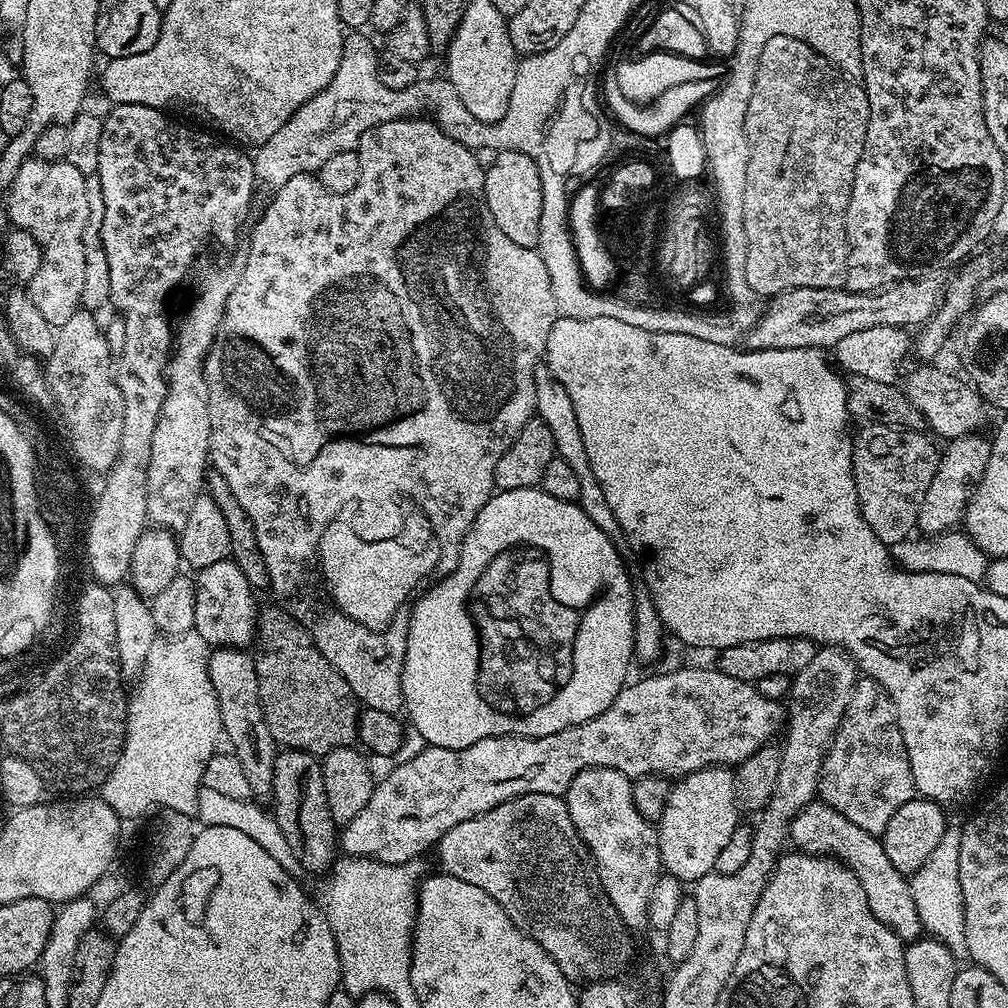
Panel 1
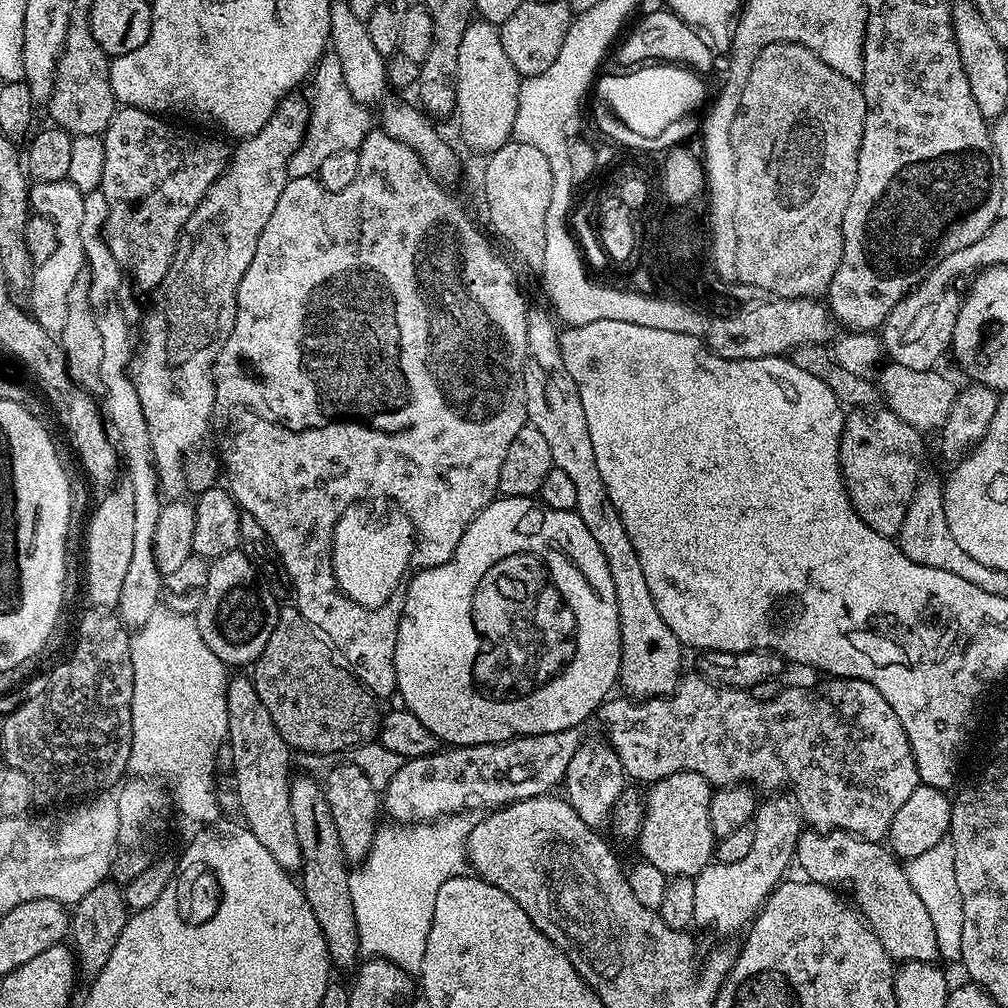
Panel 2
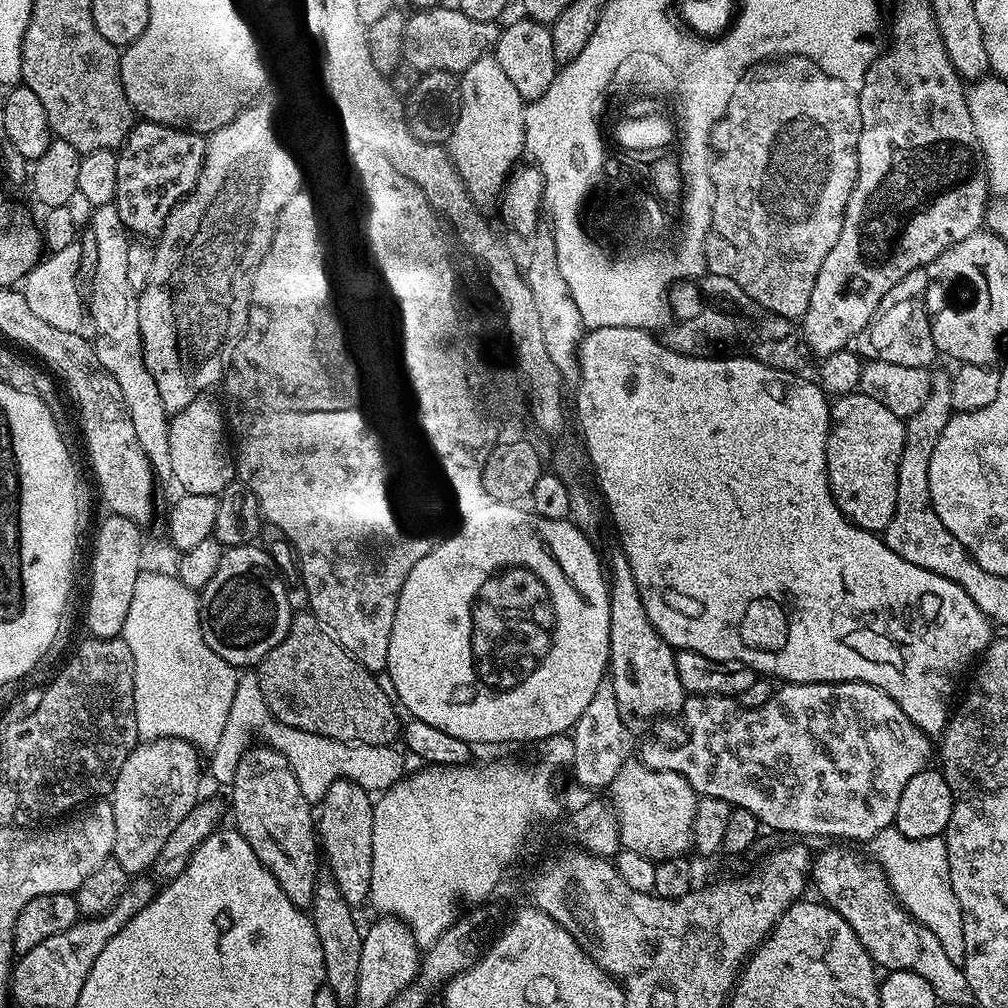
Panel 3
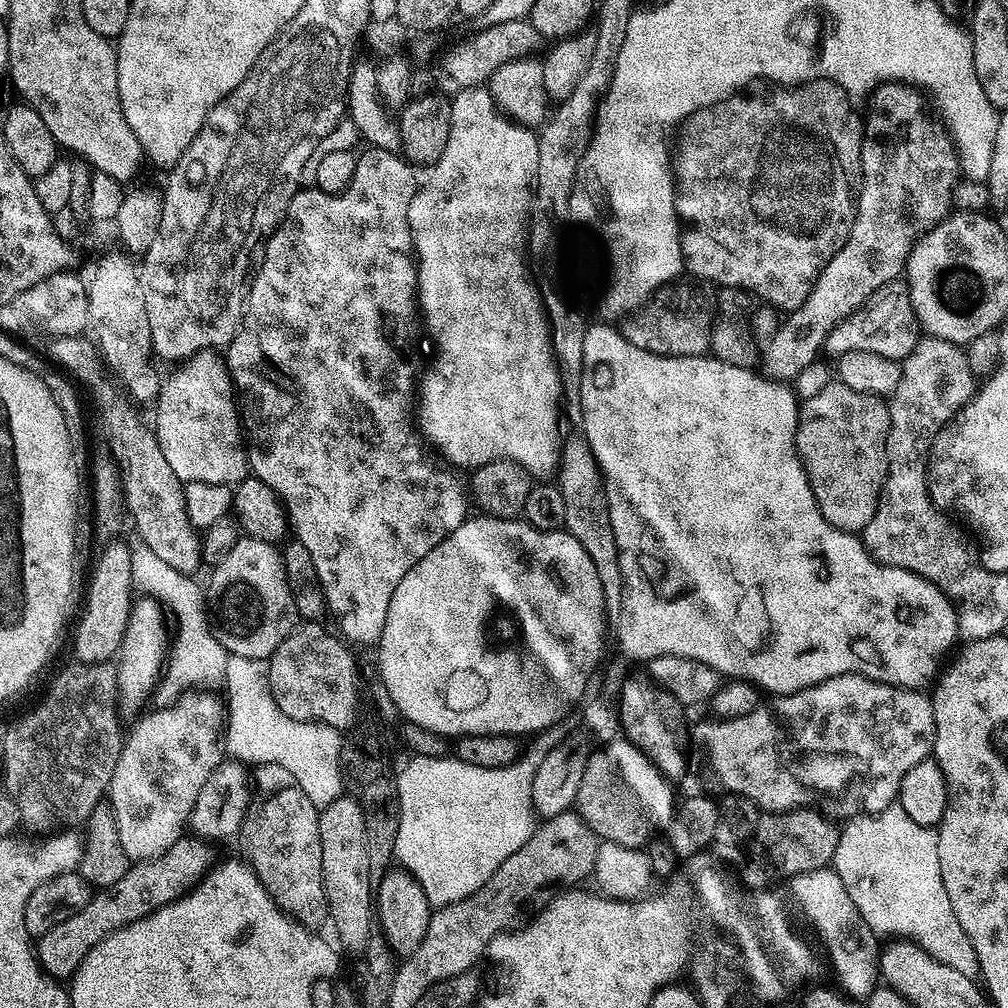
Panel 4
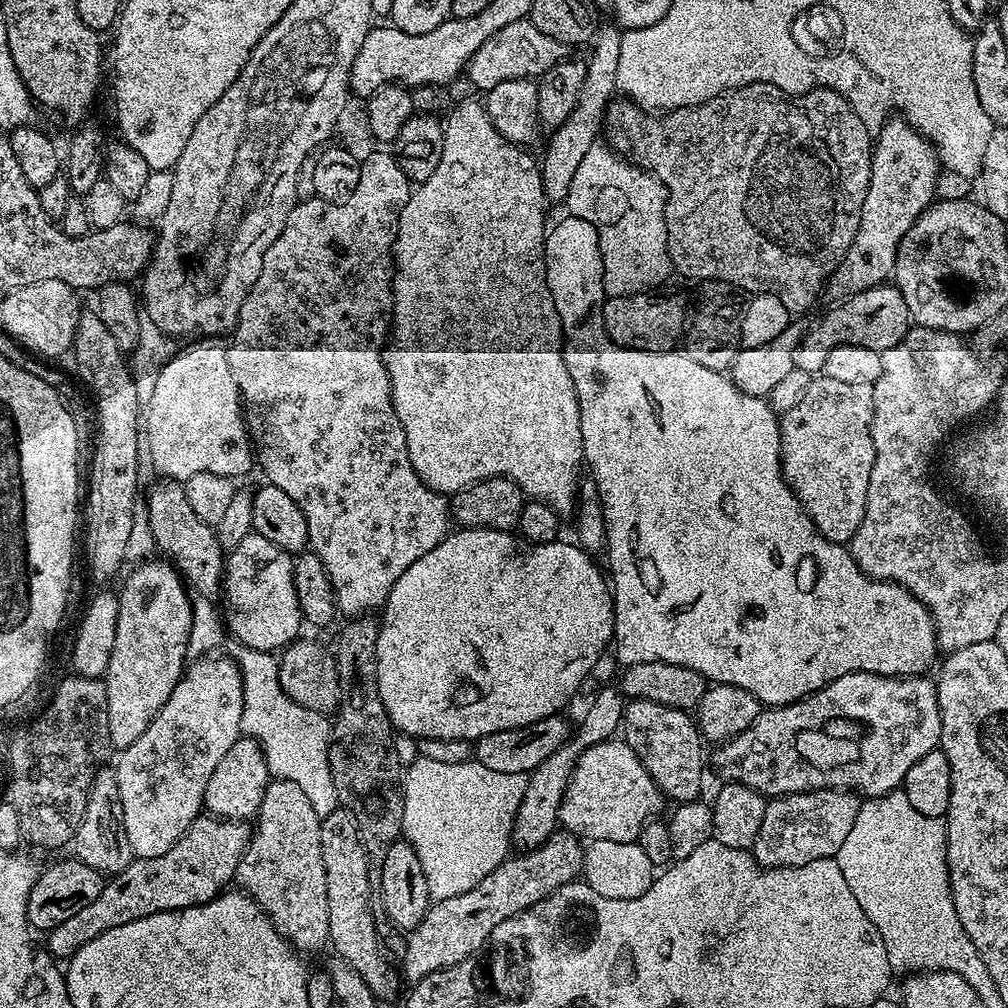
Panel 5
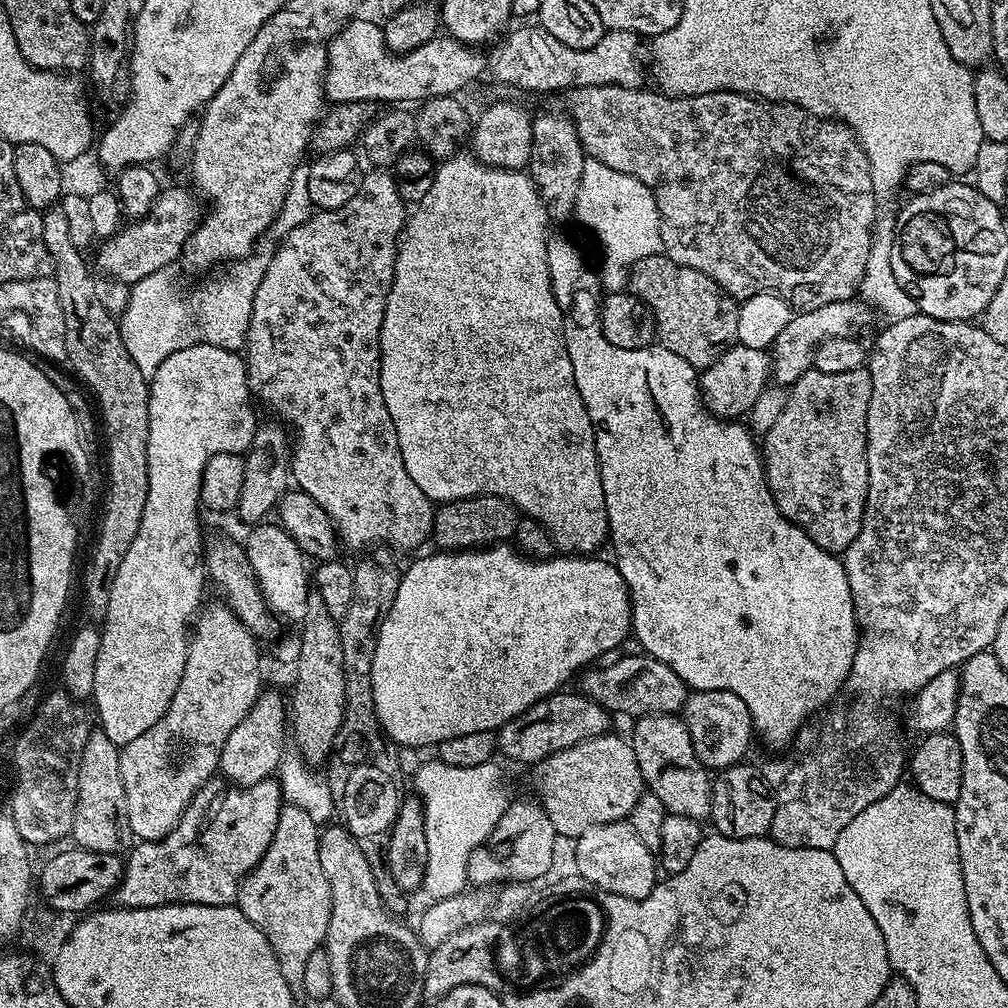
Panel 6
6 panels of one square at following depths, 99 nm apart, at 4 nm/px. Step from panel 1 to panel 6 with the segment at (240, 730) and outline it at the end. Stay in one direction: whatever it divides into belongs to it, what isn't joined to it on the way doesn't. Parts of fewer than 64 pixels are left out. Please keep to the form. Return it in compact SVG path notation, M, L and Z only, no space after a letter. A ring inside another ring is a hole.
M285 803L278 814L278 830L274 830L274 838L270 842L270 846L266 850L266 854L262 854L262 858L255 864L251 872L245 876L240 884L240 889L234 901L235 907L242 910L242 914L246 914L246 918L250 918L250 922L254 922L254 926L258 926L258 930L262 930L262 934L266 938L266 942L270 942L270 946L274 950L274 954L278 958L278 966L282 970L282 978L286 978L286 982L293 990L302 989L302 977L306 970L306 961L310 958L310 954L314 954L314 950L318 950L327 941L328 927L330 926L330 910L332 909L332 899L330 898L330 882L326 882L326 874L322 870L322 862L318 862L318 846L320 845L320 832L318 826L314 822L310 822L310 817L304 811L298 810L298 806Z

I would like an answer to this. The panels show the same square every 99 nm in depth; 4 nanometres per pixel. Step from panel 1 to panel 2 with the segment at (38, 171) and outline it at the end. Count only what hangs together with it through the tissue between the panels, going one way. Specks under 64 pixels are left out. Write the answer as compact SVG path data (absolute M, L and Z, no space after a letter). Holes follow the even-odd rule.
M69 180L36 182L28 190L28 202L31 211L35 215L50 218L50 222L54 222L54 230L58 230L58 250L54 250L53 256L46 258L46 262L35 265L32 274L32 299L30 301L32 316L42 326L42 330L53 334L60 334L66 324L67 311L70 310L69 291L73 288L73 281L76 281L78 270L85 264L81 237L84 195L85 193L80 192L78 186L74 186Z

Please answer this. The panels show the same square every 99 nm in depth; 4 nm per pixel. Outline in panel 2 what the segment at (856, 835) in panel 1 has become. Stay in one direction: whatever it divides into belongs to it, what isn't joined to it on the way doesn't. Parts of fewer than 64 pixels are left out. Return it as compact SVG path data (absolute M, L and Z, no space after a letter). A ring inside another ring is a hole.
M837 828L804 830L796 843L795 863L798 868L800 864L804 871L801 873L815 884L852 891L855 907L874 930L878 942L882 942L893 962L933 962L940 956L938 934L934 934L934 922L930 922L926 905L922 898L918 898L914 886L910 886L905 865L883 843L864 840L853 832Z

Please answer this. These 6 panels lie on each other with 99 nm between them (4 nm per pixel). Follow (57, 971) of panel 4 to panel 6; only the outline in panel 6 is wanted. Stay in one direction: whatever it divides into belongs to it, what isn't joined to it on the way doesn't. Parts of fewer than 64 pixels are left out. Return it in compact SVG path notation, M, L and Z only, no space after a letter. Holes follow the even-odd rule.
M269 778L260 782L254 782L254 786L249 788L229 787L229 792L221 794L217 800L212 800L211 787L205 786L199 792L194 794L190 806L182 814L178 826L170 830L161 840L141 840L127 853L124 860L124 877L120 879L120 884L115 890L114 900L121 908L153 908L154 906L166 906L167 904L205 904L206 906L222 906L223 904L232 904L236 899L240 884L245 876L251 872L252 868L266 854L270 842L274 838L274 830L278 830L278 814L284 807L286 801L280 792L280 781L276 778Z

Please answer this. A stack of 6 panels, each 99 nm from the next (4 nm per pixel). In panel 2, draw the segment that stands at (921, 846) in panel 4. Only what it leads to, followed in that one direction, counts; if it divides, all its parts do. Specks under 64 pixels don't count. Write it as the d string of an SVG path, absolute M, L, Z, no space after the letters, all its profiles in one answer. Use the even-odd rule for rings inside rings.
M951 839L938 842L938 846L930 846L926 854L918 854L918 858L907 861L906 871L910 886L914 886L918 898L922 898L922 903L926 905L930 922L934 922L940 956L953 962L959 961L962 954L962 894L958 894L958 882L954 878L954 846Z

